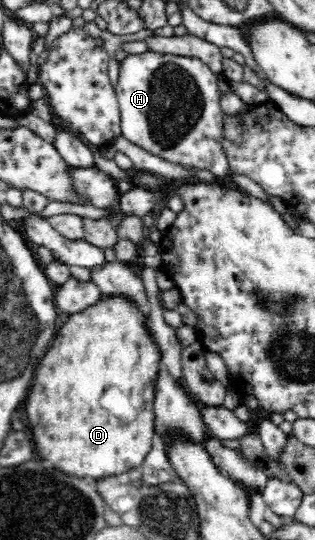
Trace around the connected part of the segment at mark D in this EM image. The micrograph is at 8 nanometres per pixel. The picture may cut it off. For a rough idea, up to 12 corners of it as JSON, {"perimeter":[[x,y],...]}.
{"perimeter":[[148,313],[66,315],[26,401],[36,454],[90,480],[153,446]]}

